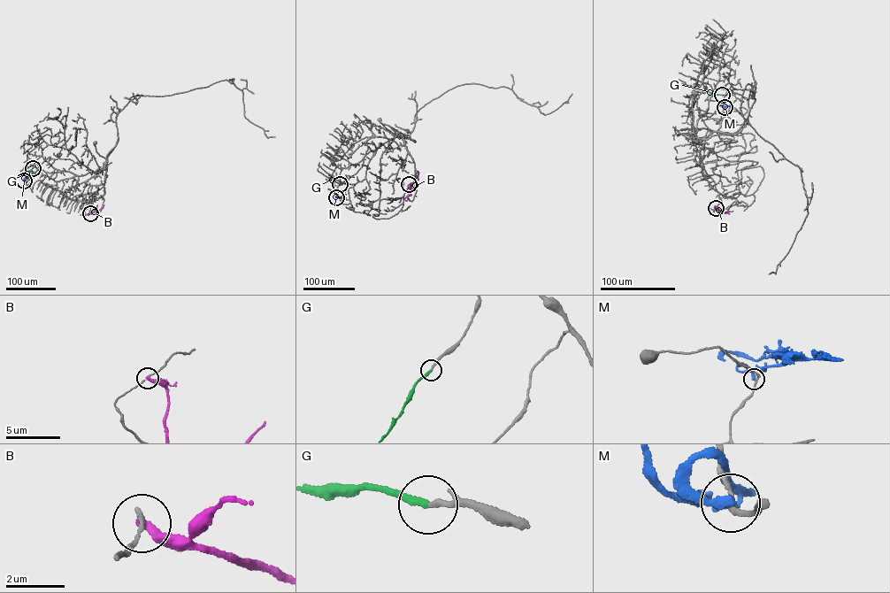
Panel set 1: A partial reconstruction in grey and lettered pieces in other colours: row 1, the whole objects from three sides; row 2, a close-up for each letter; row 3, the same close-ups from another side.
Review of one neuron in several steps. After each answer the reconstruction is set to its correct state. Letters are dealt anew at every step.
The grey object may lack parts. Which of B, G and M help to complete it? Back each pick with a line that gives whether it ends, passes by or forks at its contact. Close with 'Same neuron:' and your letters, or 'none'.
G: it ends there
Same neuron: G

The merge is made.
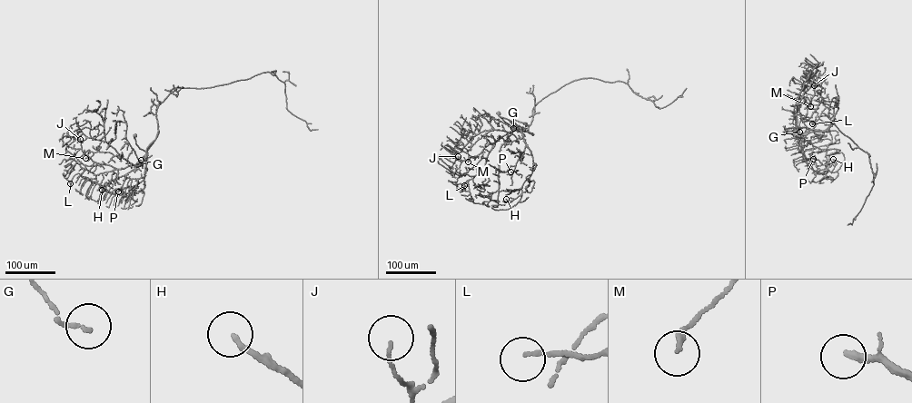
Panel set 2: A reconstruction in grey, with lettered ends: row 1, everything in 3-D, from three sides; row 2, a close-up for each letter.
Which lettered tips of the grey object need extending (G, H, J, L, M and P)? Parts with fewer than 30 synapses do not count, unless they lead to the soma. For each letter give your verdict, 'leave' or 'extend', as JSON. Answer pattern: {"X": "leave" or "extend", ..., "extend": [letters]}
{"G": "leave", "H": "extend", "J": "leave", "L": "leave", "M": "leave", "P": "extend", "extend": ["H", "P"]}

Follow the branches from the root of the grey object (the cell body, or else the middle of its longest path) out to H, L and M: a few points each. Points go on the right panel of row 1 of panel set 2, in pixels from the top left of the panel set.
H: (798, 103), (807, 130), (802, 135), (801, 143), (807, 163), (819, 172), (831, 172), (837, 163), (833, 159)
L: (798, 103), (807, 130), (798, 134), (798, 127), (813, 129), (821, 113), (827, 116), (816, 116), (812, 123)
M: (798, 103), (807, 130), (800, 135), (797, 130), (799, 122), (810, 106)

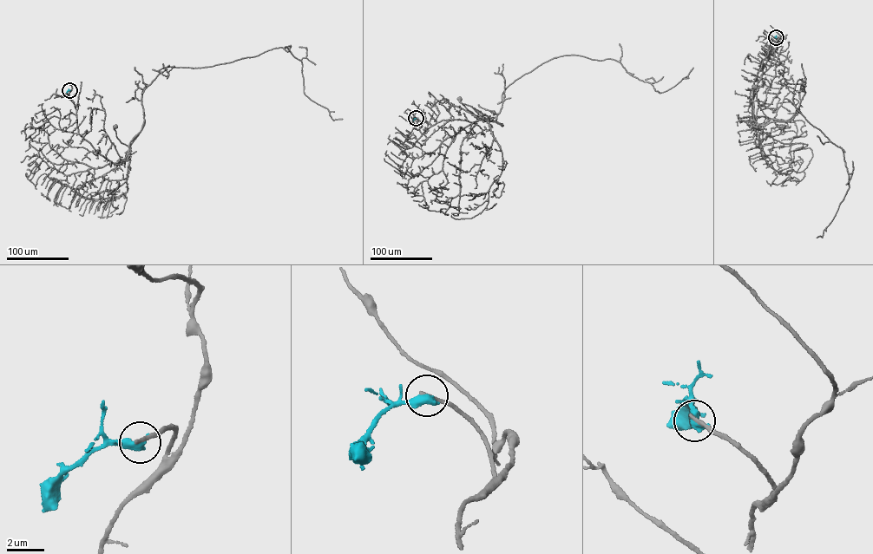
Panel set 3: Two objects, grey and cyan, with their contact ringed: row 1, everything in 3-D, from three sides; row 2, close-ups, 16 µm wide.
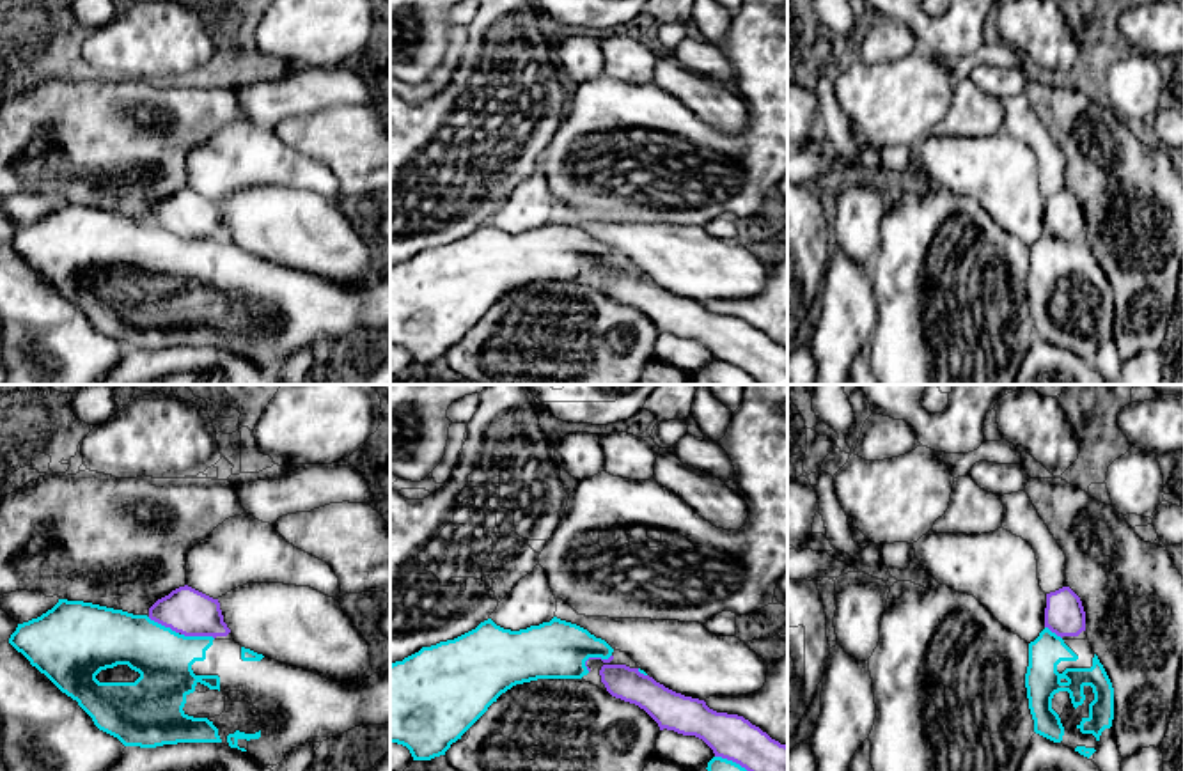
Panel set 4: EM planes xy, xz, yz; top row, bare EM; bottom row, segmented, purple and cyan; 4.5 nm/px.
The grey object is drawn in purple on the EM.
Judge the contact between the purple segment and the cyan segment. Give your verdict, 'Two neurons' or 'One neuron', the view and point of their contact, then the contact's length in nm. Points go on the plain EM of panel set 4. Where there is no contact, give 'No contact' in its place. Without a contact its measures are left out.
Two neurons. Touches purple at xy (197, 238). Shared border 150 nm

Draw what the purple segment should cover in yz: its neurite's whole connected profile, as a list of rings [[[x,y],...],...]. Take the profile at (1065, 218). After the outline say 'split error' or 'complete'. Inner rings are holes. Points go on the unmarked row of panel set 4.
[[[1069,190],[1046,197],[1045,230],[1061,241],[1085,234],[1082,204]]]; complete

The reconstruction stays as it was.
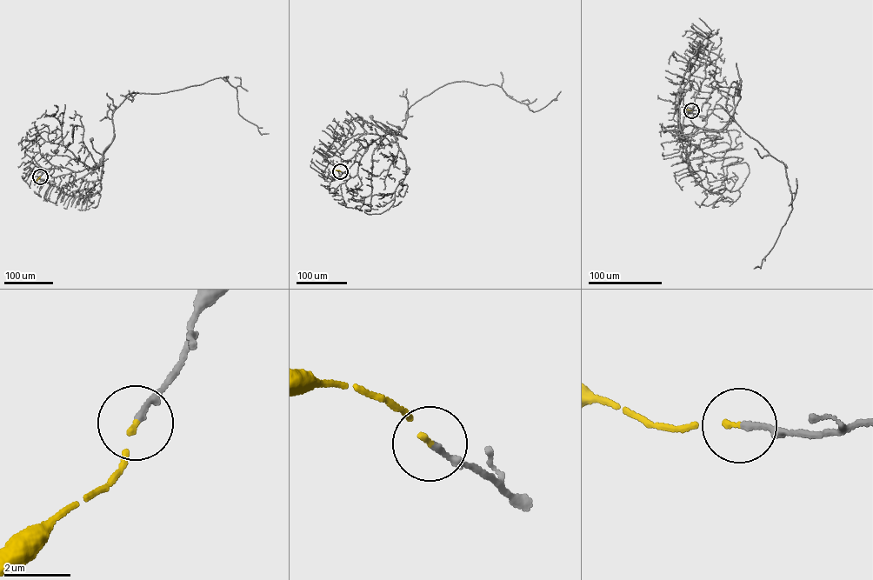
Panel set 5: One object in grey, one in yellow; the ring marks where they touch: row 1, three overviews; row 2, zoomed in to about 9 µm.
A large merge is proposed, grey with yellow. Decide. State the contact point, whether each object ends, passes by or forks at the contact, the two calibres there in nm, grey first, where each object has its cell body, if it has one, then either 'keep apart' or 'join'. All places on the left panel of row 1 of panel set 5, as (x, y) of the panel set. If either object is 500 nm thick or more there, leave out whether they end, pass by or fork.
(40, 176) | grey ends | yellow ends | 180/130 nm | grey (91, 139) | yellow none | join

